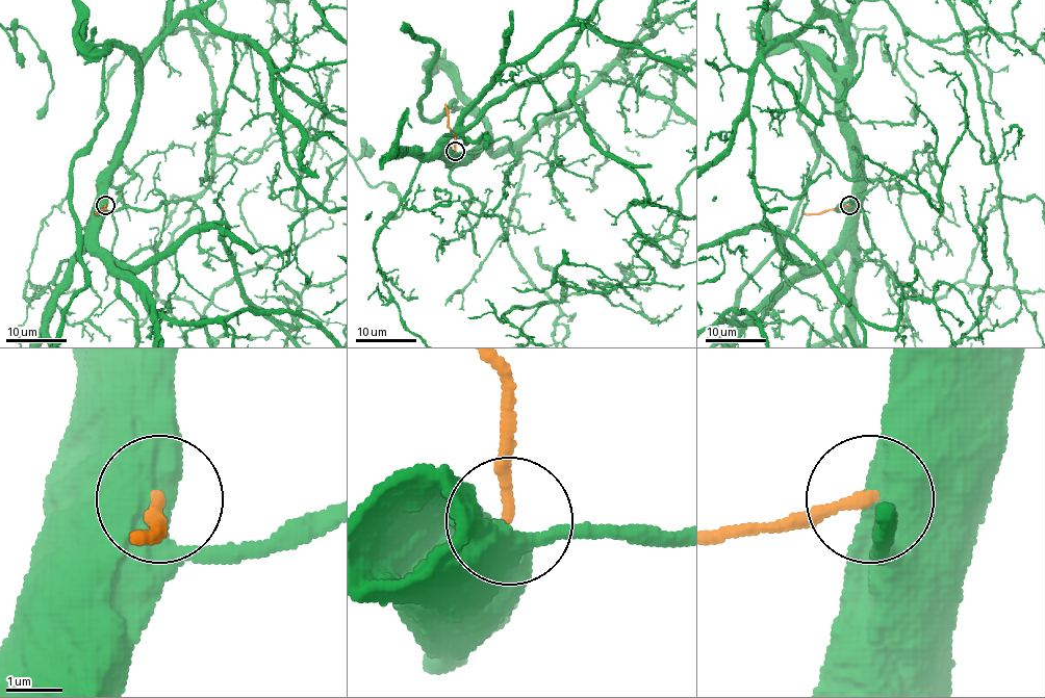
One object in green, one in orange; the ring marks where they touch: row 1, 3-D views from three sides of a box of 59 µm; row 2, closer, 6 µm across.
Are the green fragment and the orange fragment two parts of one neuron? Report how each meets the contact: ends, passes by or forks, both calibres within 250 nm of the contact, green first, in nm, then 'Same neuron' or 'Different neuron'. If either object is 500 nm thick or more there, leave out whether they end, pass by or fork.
Thickness 800 nm (green) against 190 nm. Different neuron

